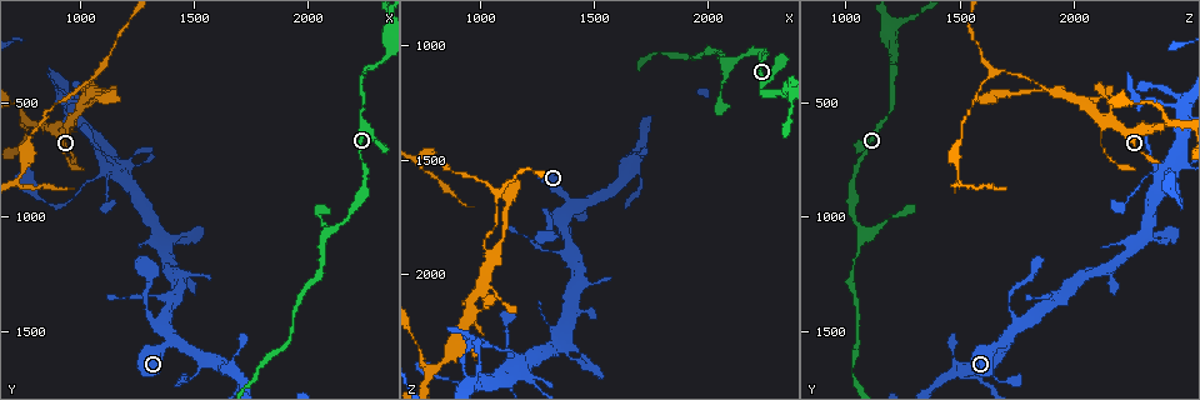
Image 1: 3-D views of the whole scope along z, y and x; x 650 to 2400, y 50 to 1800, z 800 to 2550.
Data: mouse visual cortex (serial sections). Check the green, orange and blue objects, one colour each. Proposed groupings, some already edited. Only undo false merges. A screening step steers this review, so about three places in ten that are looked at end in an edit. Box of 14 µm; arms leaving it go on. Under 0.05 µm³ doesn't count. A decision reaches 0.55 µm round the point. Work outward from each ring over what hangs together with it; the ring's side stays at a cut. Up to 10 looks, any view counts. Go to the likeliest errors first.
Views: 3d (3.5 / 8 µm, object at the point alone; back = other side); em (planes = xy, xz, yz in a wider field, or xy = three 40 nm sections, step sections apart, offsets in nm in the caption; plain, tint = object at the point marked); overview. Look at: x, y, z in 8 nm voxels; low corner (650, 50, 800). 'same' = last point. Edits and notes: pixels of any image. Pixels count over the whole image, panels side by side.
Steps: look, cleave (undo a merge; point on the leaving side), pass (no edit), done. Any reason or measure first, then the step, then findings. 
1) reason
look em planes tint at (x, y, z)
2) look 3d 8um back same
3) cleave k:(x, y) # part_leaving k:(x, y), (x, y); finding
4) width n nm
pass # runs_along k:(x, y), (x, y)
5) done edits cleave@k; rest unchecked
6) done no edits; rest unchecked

thick turns thin
look 3d 8um at (2060, 1160, 1060)

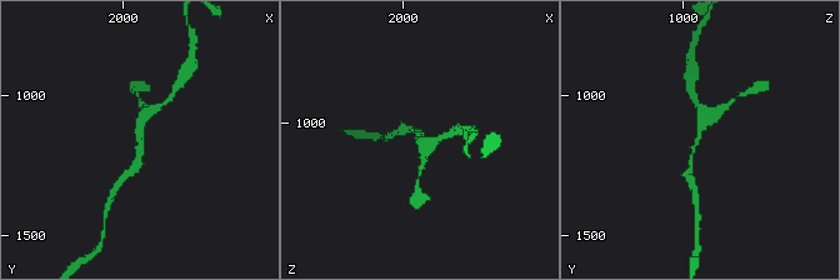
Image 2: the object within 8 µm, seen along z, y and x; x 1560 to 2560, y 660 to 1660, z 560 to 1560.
closer look
look 3d 3.5um at (2060, 1160, 1050)

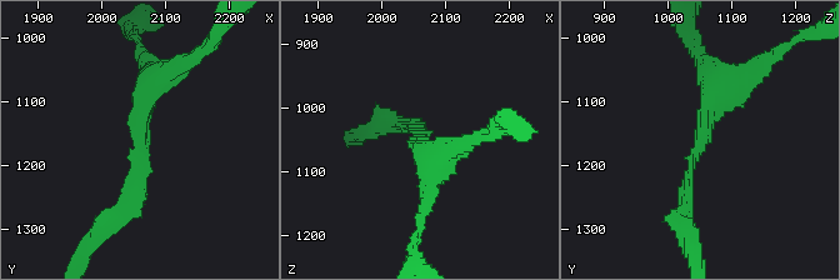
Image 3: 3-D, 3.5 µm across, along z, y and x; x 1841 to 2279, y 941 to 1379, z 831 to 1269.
look em xy step 5 tint at (2065, 1165, 1050)

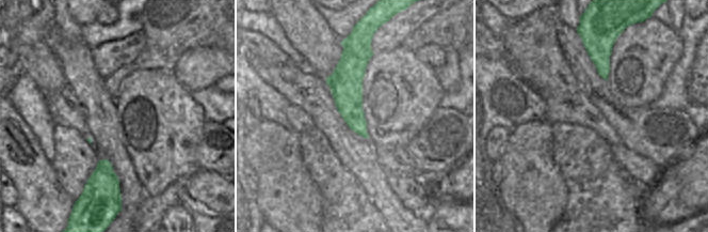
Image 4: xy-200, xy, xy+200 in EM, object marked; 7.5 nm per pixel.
arm_widths 200, 300 nm
pass # runs_along 3:(173, 69), (145, 91), (119, 218); continuous, no second cell

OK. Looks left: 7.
look 3d 3.5um back at (980, 490, 2460)

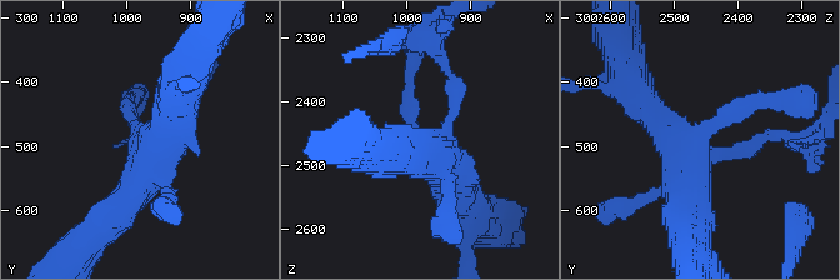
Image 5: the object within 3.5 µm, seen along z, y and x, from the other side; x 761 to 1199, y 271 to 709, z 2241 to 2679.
cleave 5:(766, 135) # part_leaving 5:(726, 151), (820, 129); a second cell is stuck on

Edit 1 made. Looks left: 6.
see it whole again
look overview

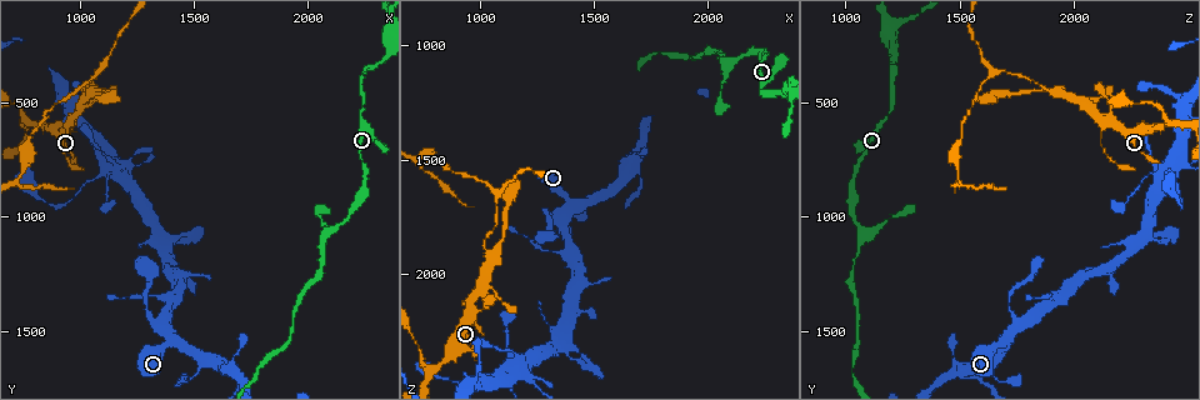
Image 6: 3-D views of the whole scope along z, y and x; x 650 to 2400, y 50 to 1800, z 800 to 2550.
a fork
look 3d 3.5um at (960, 600, 2170)

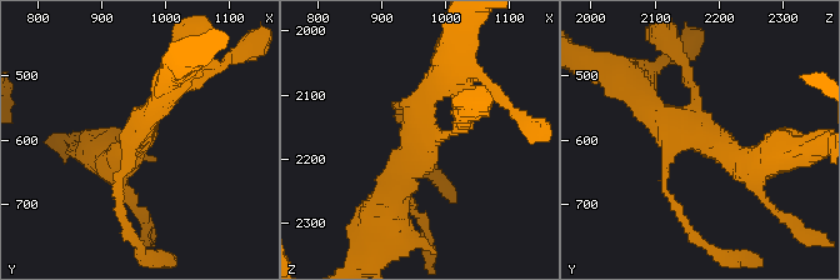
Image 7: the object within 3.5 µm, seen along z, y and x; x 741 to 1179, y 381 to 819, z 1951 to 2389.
now the EM
look em planes tint at (960, 595, 2170)

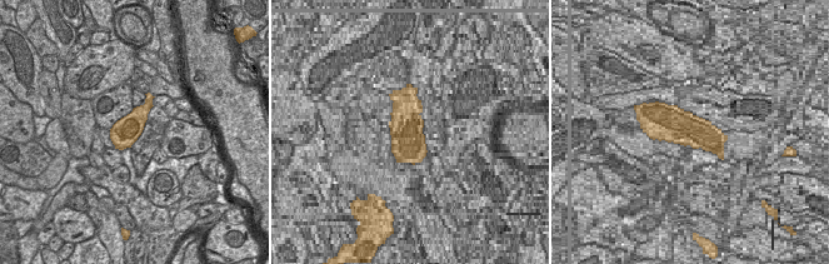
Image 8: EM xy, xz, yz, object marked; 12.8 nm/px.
pass # runs_along 7:(759, 181), (638, 93); all the same cell

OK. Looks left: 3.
three-way junction
look 3d 3.5um at (1040, 450, 1930)

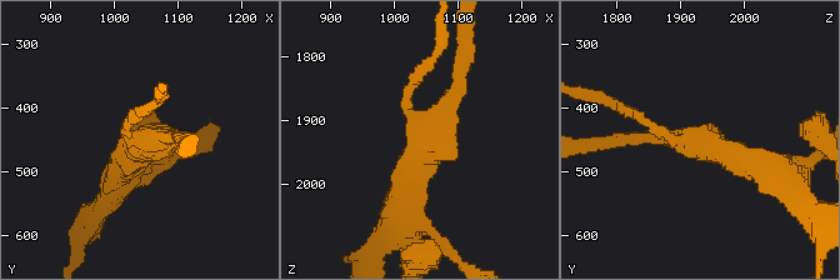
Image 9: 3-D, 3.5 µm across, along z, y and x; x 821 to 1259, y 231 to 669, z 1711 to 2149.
arms 3; arm_widths 150, 200, 400 nm
look em planes tint at (1045, 455, 1930)

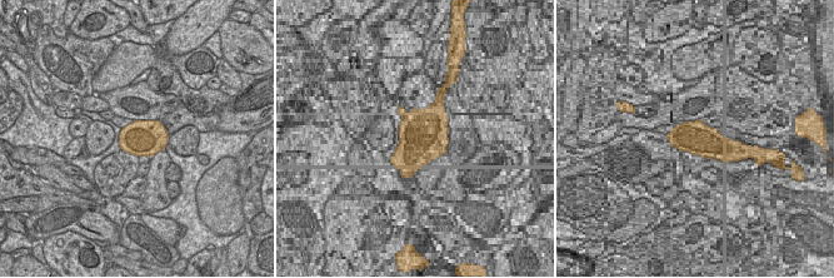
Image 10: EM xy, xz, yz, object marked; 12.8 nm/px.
cleave 9:(635, 115) # part_leaving 9:(675, 139), (634, 111), (593, 96); a second cell is stuck on

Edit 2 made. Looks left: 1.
done edits cleave@5, cleave@9; rest unchecked

